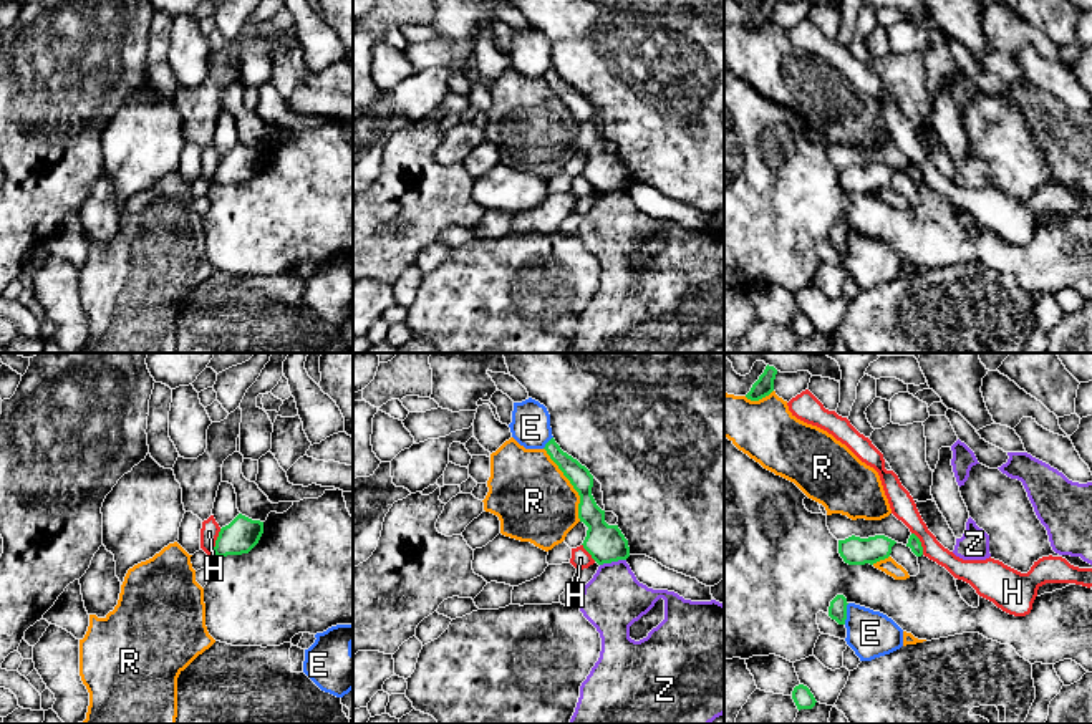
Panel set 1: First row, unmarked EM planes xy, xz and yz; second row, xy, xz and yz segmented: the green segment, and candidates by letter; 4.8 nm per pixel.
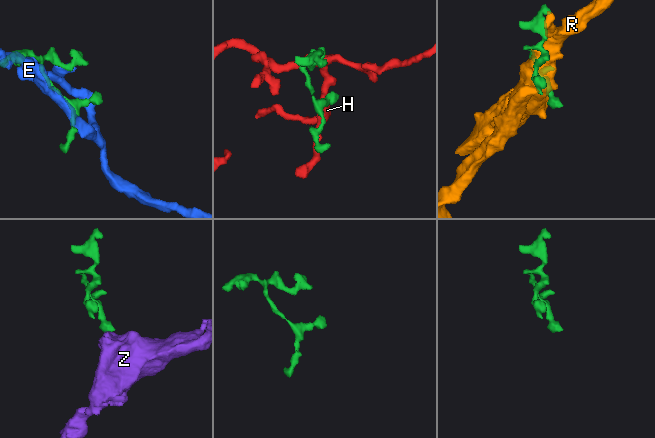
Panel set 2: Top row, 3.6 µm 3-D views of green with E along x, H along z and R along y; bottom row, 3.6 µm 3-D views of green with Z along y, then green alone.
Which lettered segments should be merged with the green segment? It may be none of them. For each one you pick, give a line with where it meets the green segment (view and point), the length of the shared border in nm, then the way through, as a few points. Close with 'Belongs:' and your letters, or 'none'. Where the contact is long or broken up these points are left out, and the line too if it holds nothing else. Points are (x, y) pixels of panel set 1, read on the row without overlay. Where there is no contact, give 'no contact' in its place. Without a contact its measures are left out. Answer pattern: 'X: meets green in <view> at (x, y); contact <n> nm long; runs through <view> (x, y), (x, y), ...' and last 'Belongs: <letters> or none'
Belongs: none

